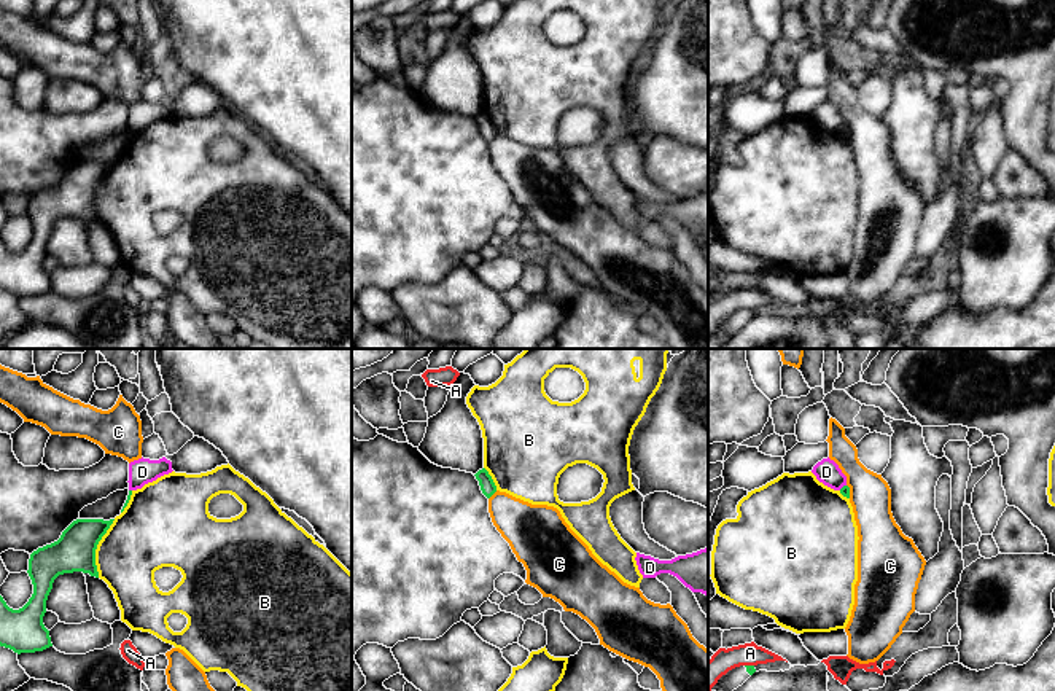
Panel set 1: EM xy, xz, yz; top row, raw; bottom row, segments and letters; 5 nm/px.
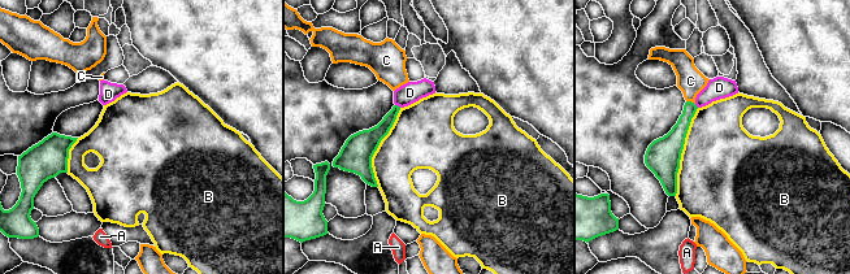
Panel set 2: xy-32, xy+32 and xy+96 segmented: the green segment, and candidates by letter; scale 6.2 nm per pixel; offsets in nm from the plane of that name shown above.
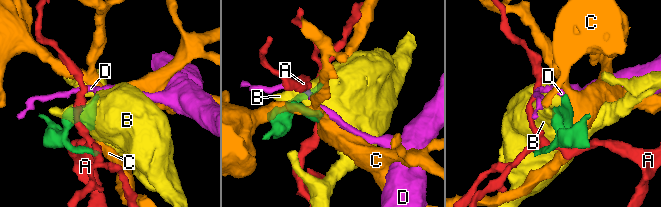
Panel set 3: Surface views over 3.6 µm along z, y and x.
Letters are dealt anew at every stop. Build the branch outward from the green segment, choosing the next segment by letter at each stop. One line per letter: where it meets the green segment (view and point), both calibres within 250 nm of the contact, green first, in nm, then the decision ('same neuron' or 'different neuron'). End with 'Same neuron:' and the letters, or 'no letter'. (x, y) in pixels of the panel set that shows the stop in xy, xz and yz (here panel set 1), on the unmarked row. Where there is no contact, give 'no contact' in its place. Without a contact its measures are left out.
A: contact yz (750, 309); calibres 50 and 120 nm; different neuron
B: contact xy (96, 191); calibres 200 and 340 nm; different neuron
C: contact xz (492, 137); calibres 80 and 240 nm; different neuron
D: contact yz (844, 129); calibres 50 and 120 nm; different neuron
Same neuron: no letter

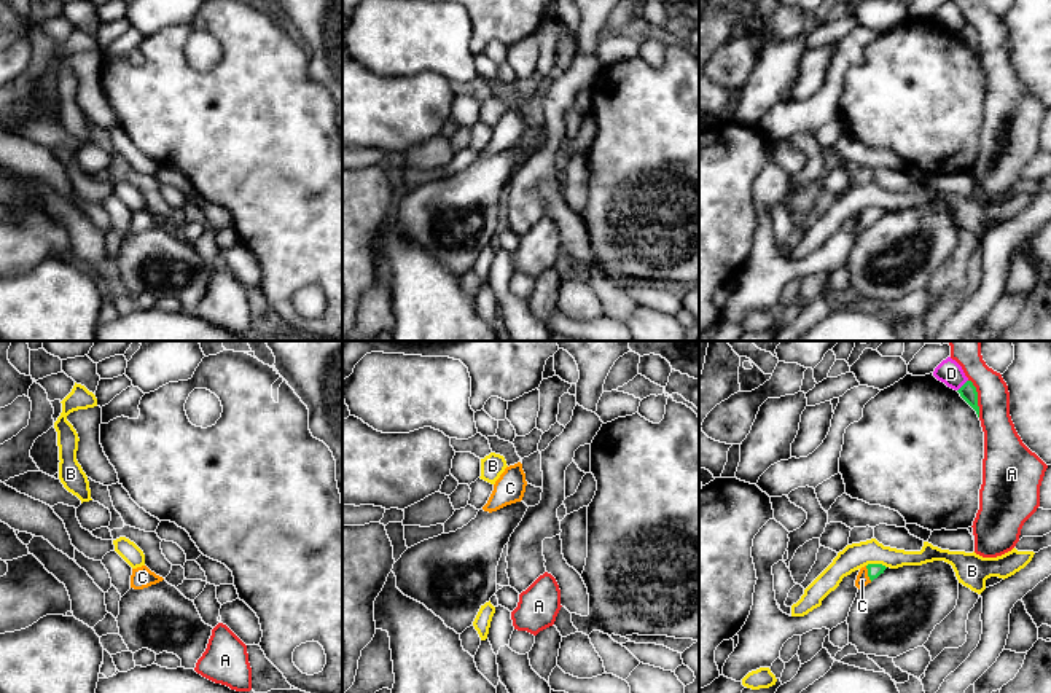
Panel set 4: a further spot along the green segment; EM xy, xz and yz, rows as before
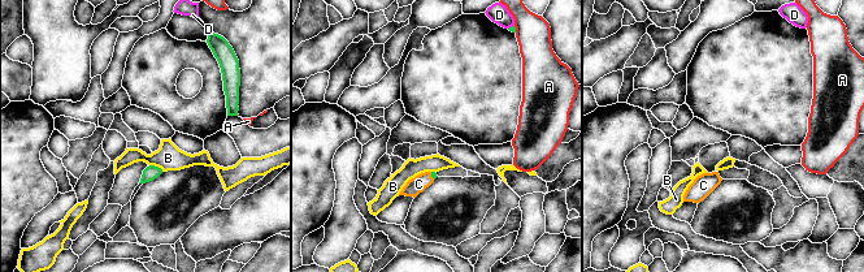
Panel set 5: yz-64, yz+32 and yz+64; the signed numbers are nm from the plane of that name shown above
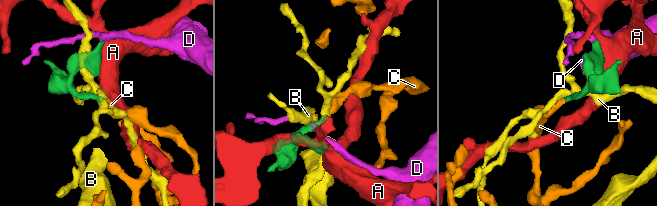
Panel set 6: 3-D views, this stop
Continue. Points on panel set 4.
A: contact yz (976, 42); calibres 80 and 180 nm; different neuron
B: contact yz (876, 207); calibres 70 and 130 nm; different neuron
C: contact yz (868, 217); calibres 70 and 70 nm; same neuron
D: contact yz (962, 29); calibres 80 and 120 nm; different neuron
Same neuron: C

